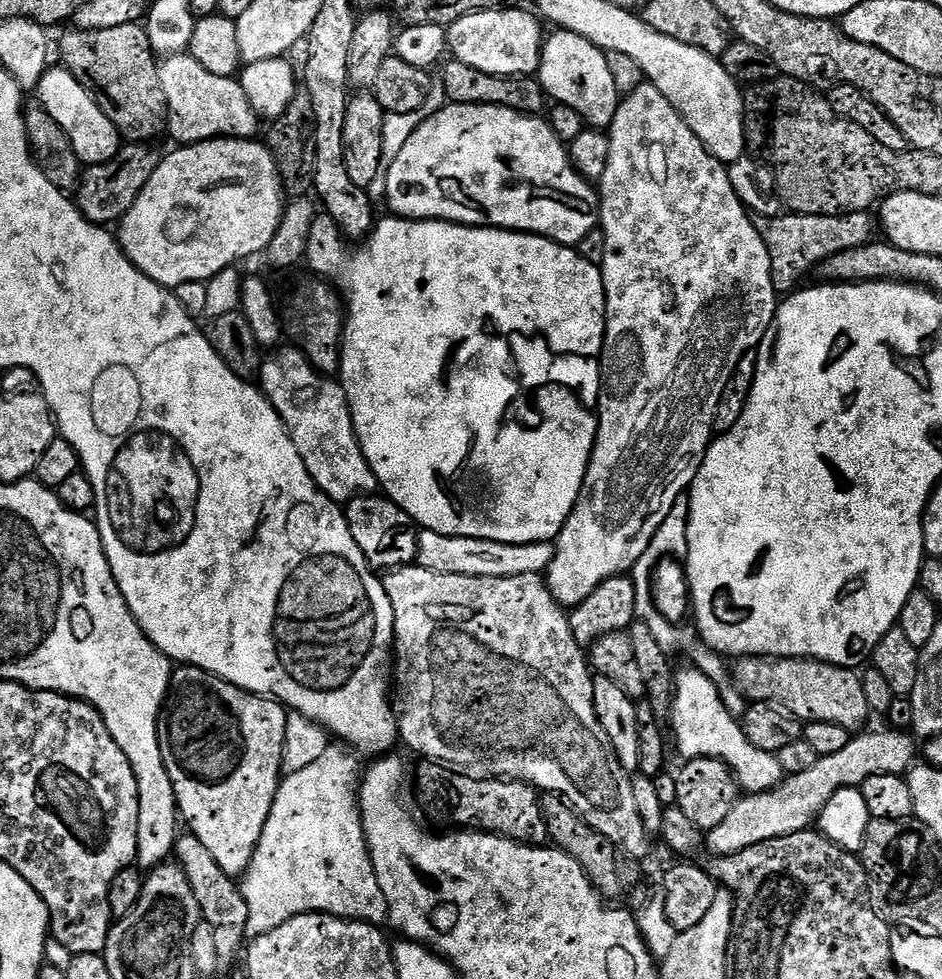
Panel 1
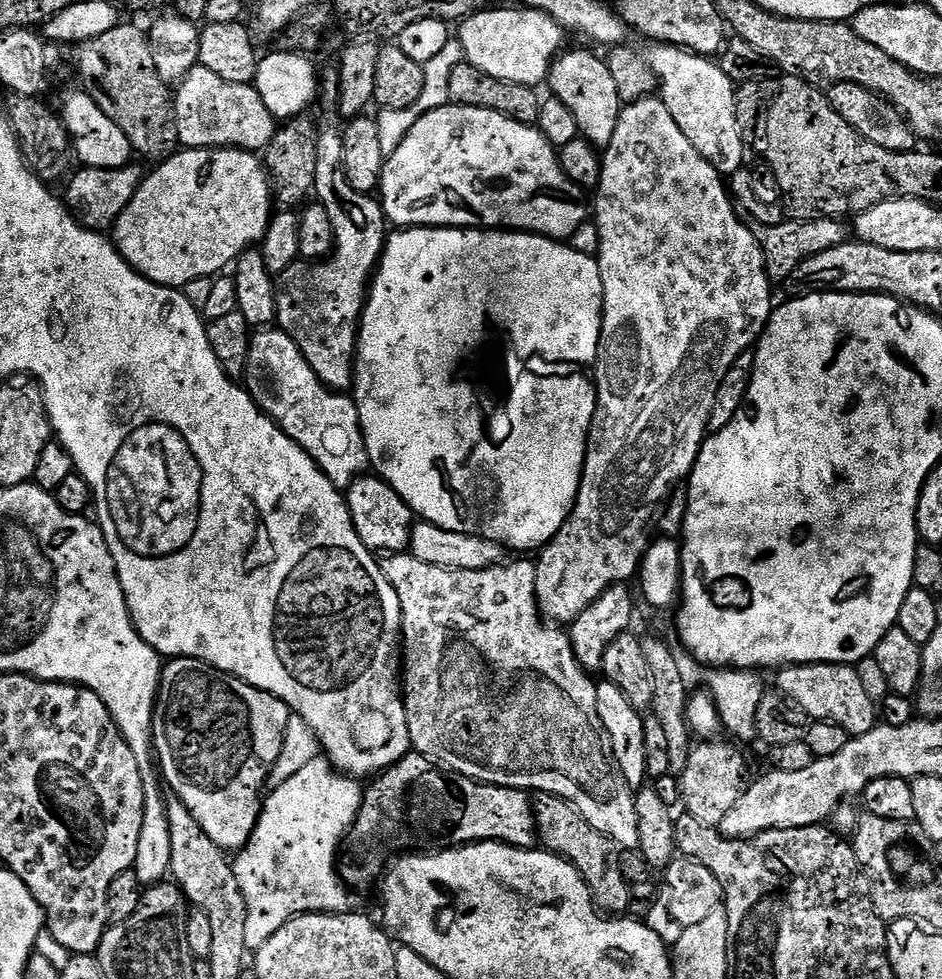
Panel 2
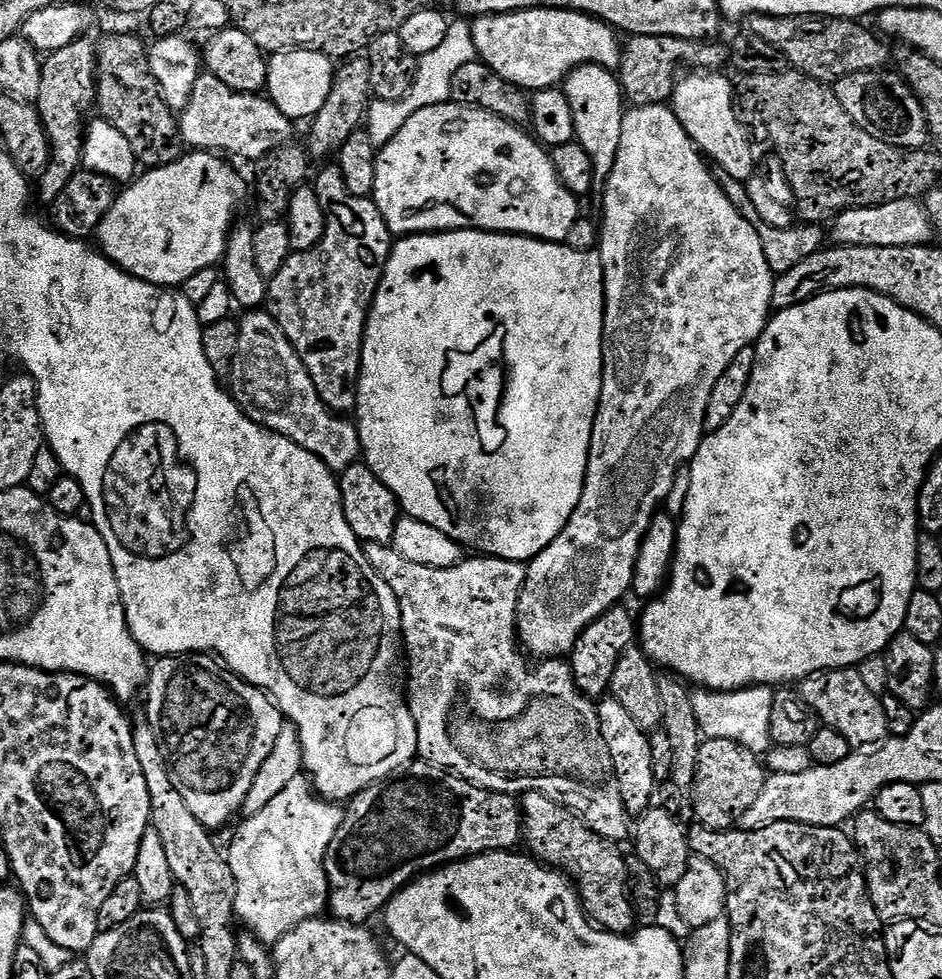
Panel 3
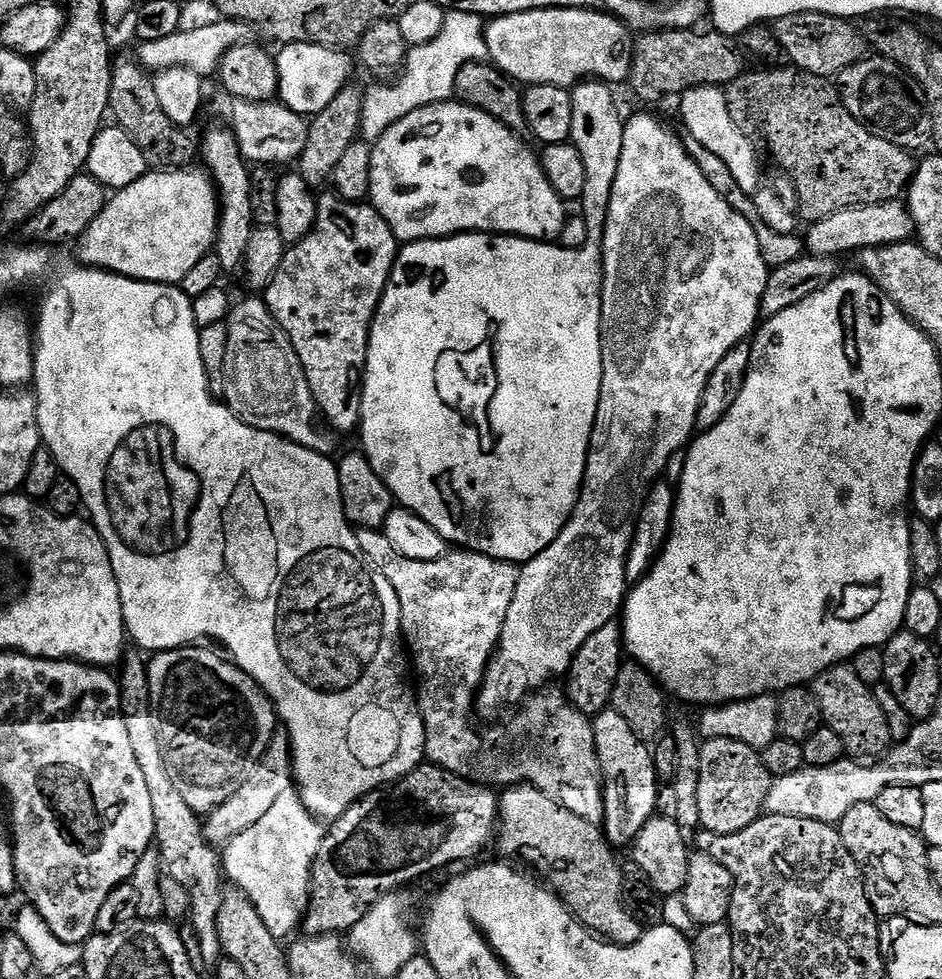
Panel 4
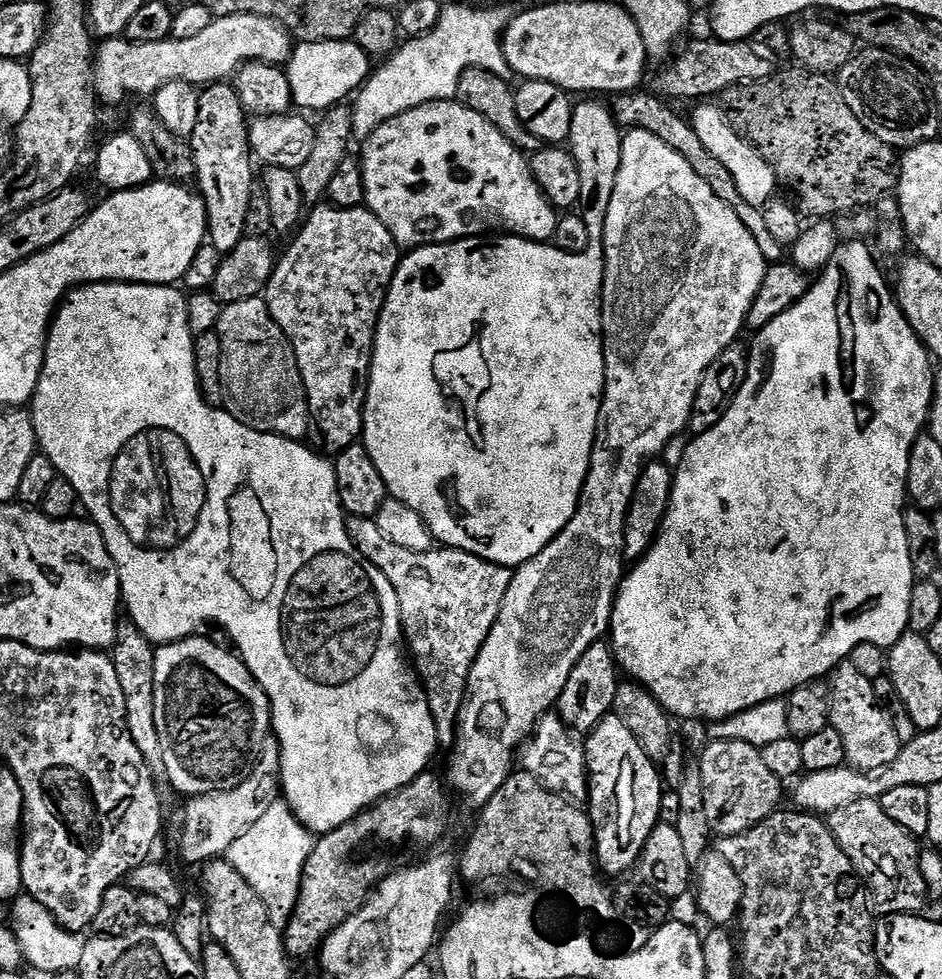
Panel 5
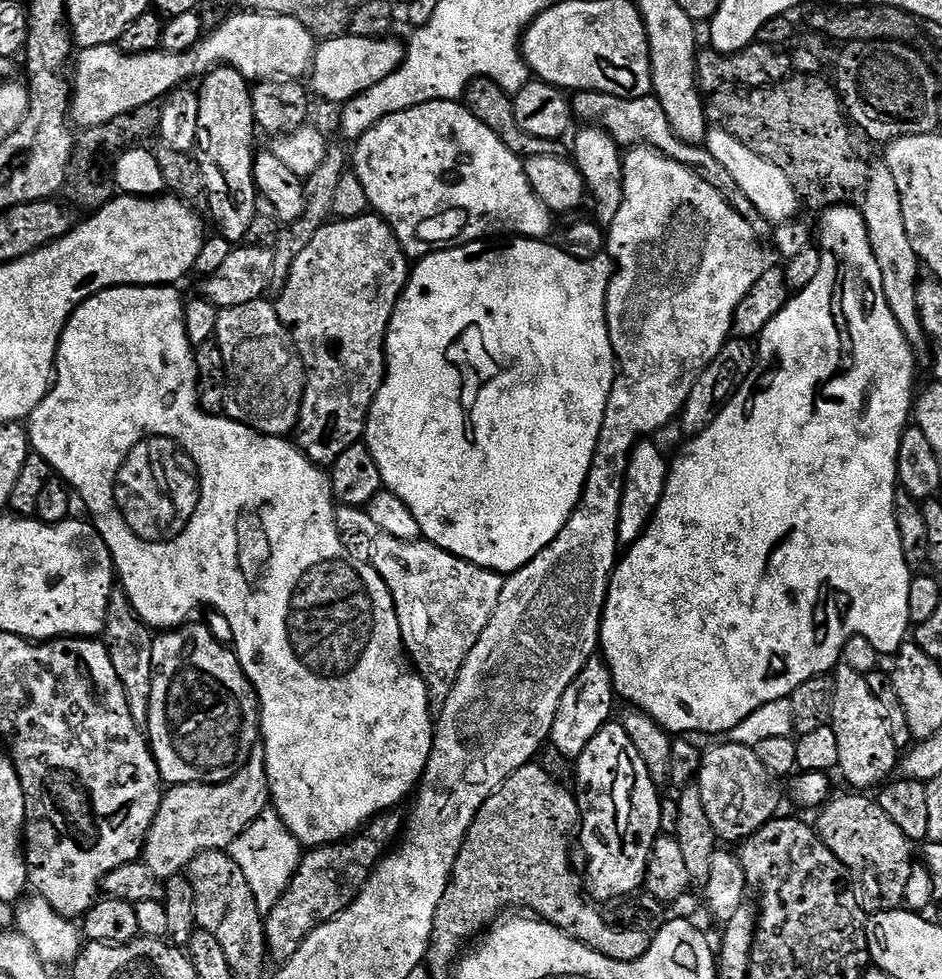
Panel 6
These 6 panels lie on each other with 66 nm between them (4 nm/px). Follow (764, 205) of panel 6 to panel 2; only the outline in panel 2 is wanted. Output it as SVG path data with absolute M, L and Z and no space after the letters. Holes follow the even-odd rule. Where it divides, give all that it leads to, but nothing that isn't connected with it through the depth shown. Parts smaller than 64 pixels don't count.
M656 46L653 47L653 52L647 53L647 60L652 64L653 70L659 80L659 95L662 97L664 104L670 110L670 114L674 118L674 122L678 122L678 126L682 130L682 134L686 134L686 138L690 138L693 146L704 155L707 160L717 168L722 174L735 174L745 167L744 164L744 134L746 138L745 129L742 127L739 116L736 113L736 94L737 85L733 84L730 78L726 78L726 74L720 69L719 63L713 62L711 59L696 55L695 52L689 52L683 48L673 48L671 46Z

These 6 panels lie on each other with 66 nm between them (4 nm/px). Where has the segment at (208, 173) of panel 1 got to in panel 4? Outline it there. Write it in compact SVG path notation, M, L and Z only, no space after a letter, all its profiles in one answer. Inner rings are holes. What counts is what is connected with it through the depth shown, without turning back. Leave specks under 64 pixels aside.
M189 166L179 170L149 170L138 182L119 189L105 204L102 214L98 214L98 218L94 218L94 222L90 222L90 230L86 230L86 234L82 234L75 245L75 248L77 247L76 252L80 255L79 263L89 268L115 272L117 276L129 276L132 280L145 280L147 284L179 285L180 280L186 278L188 271L193 266L198 266L198 262L202 262L202 258L213 251L216 242L216 226L218 223L218 193L216 185L212 183L212 178L207 171L197 168L196 166Z

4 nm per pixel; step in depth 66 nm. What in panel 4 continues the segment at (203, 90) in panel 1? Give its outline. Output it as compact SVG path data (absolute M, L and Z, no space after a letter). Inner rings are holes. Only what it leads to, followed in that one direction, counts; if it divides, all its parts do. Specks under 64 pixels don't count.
M218 92L212 102L213 112L223 120L236 136L245 160L256 166L281 166L297 161L306 148L309 138L307 119L290 110L279 101L254 103Z

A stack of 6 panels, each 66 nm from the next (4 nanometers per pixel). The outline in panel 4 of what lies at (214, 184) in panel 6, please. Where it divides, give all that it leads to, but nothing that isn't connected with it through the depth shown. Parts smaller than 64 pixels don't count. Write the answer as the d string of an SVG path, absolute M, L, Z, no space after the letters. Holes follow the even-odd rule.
M228 126L212 128L202 140L203 167L212 178L218 193L218 223L216 226L216 242L214 255L218 262L222 262L222 270L225 274L239 273L244 266L244 259L250 246L250 238L254 221L252 219L252 207L250 206L250 164L240 152L239 142Z

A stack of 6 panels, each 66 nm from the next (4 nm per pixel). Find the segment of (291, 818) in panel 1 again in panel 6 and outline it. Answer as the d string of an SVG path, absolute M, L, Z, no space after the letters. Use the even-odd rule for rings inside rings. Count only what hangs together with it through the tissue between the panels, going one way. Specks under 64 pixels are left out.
M265 810L233 842L230 855L234 862L238 862L238 866L242 866L242 874L246 874L246 882L250 882L250 890L258 902L261 913L267 914L280 901L282 894L286 894L300 865L302 845L294 838L294 834L284 825L275 810Z

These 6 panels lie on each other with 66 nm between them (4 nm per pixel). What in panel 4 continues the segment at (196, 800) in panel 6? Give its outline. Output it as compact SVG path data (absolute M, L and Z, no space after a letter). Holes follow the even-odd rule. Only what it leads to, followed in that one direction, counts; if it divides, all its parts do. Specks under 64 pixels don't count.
M280 726L272 736L260 767L234 795L226 798L224 804L218 805L213 812L207 813L203 830L208 843L213 846L223 846L228 841L238 838L242 830L250 830L250 826L254 826L254 822L259 822L274 807L274 802L278 802L278 797L290 791L293 784L292 742L288 739L287 728Z

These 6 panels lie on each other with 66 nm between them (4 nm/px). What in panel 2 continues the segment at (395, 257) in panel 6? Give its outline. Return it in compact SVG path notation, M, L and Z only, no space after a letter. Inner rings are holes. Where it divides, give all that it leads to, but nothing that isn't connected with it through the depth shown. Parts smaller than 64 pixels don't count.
M332 110L319 117L316 129L318 146L318 170L314 196L324 205L332 227L332 250L327 258L309 262L303 258L279 273L276 280L276 324L298 346L302 358L310 362L310 370L328 388L341 394L347 393L354 384L356 366L356 337L360 318L364 314L364 302L368 299L370 281L380 263L386 243L386 217L375 195L359 192L350 186L344 169L344 129L339 111Z

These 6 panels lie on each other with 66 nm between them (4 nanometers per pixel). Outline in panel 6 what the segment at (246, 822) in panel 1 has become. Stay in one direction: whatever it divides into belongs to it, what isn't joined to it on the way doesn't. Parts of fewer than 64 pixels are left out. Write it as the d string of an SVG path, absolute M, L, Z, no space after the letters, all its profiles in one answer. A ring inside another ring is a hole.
M188 624L164 630L154 639L154 674L152 675L152 689L150 690L150 710L148 711L148 723L146 735L152 750L152 757L160 771L161 781L165 785L177 784L222 784L224 781L235 776L236 772L248 763L250 754L261 743L260 735L260 700L256 697L256 687L250 683L248 676L240 665L239 655L227 643L216 640L216 636L204 624Z

